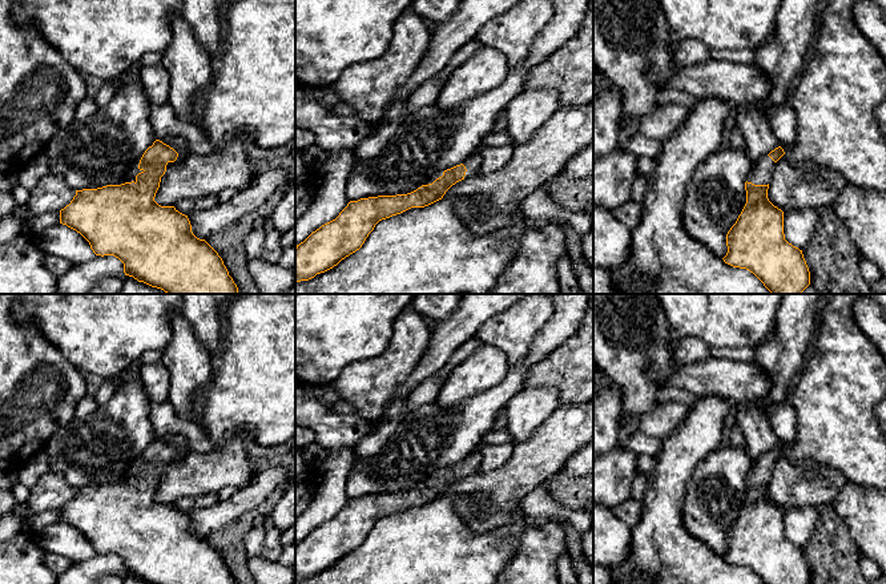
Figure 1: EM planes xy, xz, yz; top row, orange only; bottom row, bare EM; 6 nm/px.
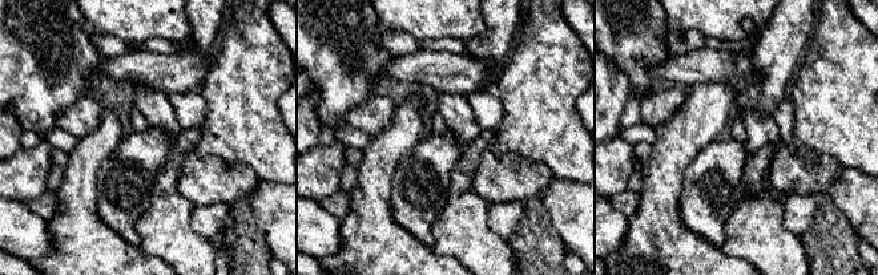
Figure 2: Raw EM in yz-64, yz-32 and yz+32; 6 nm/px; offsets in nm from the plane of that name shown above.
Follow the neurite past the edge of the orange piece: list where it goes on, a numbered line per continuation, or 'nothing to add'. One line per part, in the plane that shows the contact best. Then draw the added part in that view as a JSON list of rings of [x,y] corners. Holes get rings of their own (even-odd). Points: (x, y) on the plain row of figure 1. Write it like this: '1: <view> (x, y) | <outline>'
1: yz (762, 468) | [[[764,454],[754,462],[754,466],[749,471],[746,479],[754,483],[768,483],[774,466],[776,460],[769,454]]]

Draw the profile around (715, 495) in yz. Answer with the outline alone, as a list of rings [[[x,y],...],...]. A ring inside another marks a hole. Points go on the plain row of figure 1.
[[[746,446],[718,447],[686,483],[684,527],[720,556],[728,551],[726,532],[746,502],[745,480],[753,466]]]

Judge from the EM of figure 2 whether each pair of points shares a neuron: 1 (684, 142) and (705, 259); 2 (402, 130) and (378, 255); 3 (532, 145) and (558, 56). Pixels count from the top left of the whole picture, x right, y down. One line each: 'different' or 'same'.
1: same
2: same
3: same

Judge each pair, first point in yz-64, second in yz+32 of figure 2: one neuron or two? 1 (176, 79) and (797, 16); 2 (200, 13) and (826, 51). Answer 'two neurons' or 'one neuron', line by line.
1: two neurons
2: two neurons

